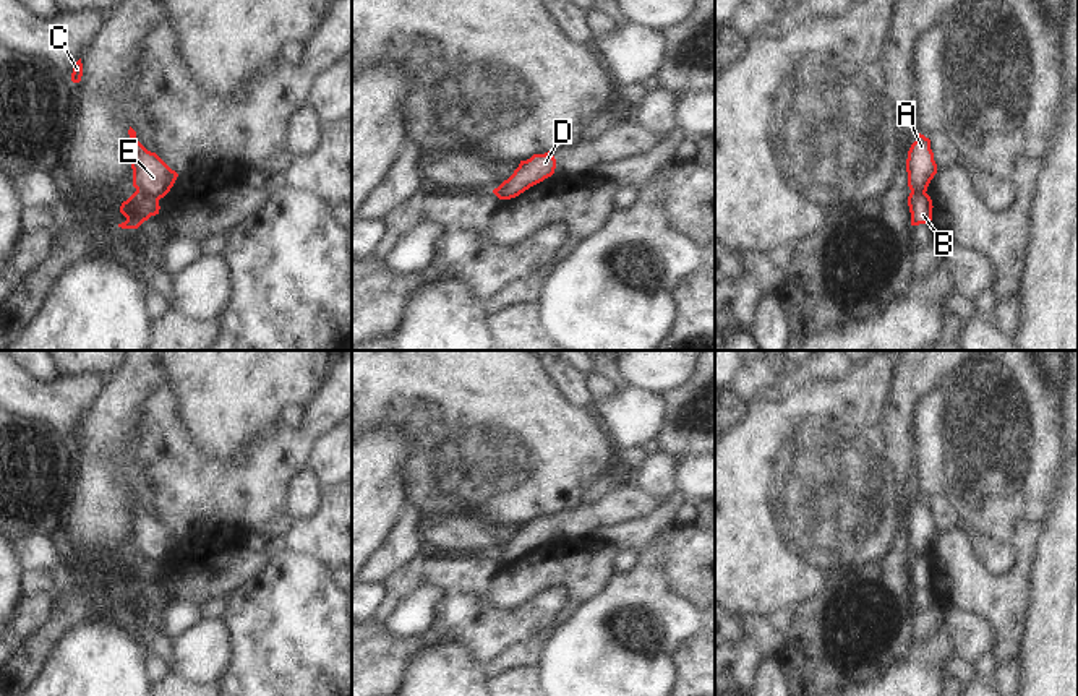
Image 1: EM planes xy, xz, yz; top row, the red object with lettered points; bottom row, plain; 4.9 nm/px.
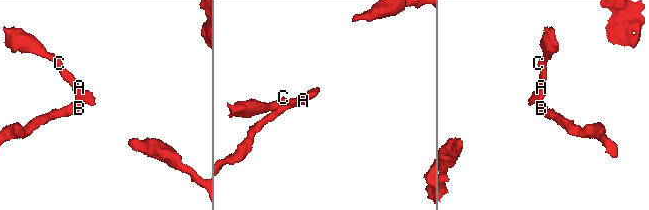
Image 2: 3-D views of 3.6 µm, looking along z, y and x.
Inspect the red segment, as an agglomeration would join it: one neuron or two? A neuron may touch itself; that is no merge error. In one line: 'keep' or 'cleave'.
cleave

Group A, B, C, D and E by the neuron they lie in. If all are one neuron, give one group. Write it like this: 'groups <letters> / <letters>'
groups A C D E / B

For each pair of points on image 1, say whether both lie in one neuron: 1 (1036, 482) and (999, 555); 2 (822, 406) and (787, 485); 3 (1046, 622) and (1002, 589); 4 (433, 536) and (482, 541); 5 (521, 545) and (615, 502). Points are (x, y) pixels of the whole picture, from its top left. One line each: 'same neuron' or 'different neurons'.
1: different neurons
2: same neuron
3: different neurons
4: same neuron
5: same neuron

